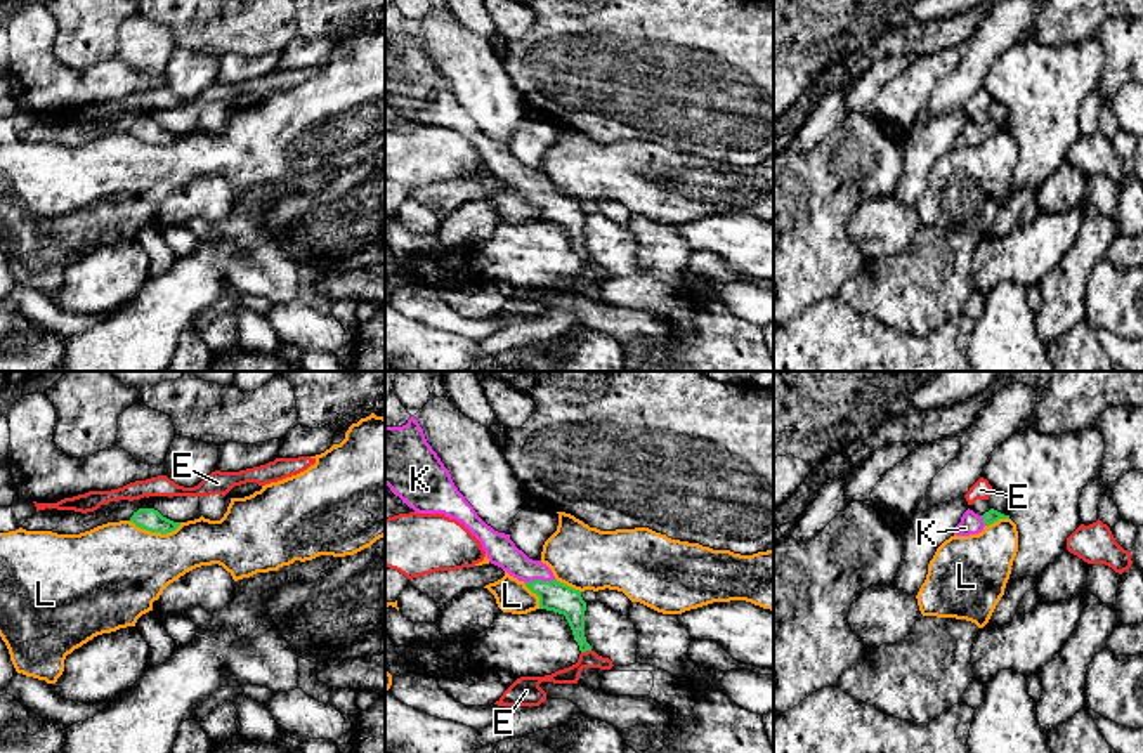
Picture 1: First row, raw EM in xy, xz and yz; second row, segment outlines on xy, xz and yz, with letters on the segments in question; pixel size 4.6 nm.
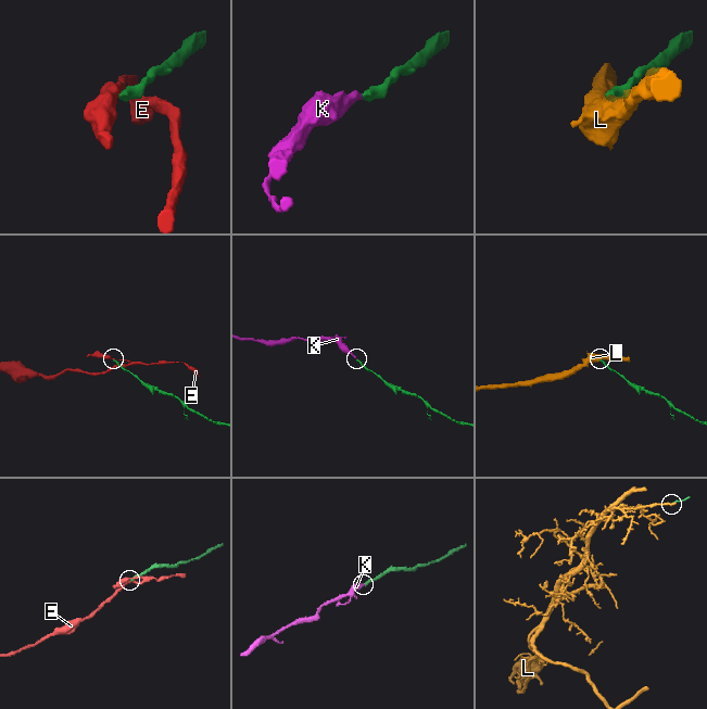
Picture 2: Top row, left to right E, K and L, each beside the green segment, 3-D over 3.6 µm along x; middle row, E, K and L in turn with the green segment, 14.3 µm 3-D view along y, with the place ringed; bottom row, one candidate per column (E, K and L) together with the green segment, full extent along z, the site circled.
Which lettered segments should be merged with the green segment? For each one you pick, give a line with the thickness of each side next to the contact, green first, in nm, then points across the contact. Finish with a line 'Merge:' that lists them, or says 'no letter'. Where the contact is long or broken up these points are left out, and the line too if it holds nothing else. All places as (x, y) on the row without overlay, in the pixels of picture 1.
K: calibres 140 and 140 nm; way xz (554, 207), (540, 191), (498, 158)
Merge: K

